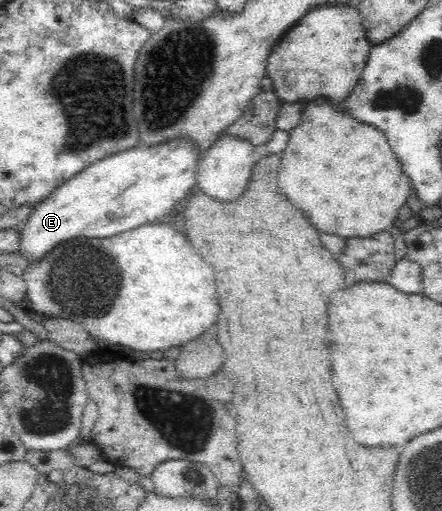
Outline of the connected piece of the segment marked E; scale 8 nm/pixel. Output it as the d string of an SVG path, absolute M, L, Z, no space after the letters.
M172 140L152 147L136 146L92 163L62 186L57 186L42 202L33 207L30 216L21 224L18 252L25 257L25 261L35 263L43 255L47 255L47 251L69 239L110 238L160 221L162 216L169 214L169 211L179 209L196 190L195 171L201 157L196 148L197 144L191 140Z

